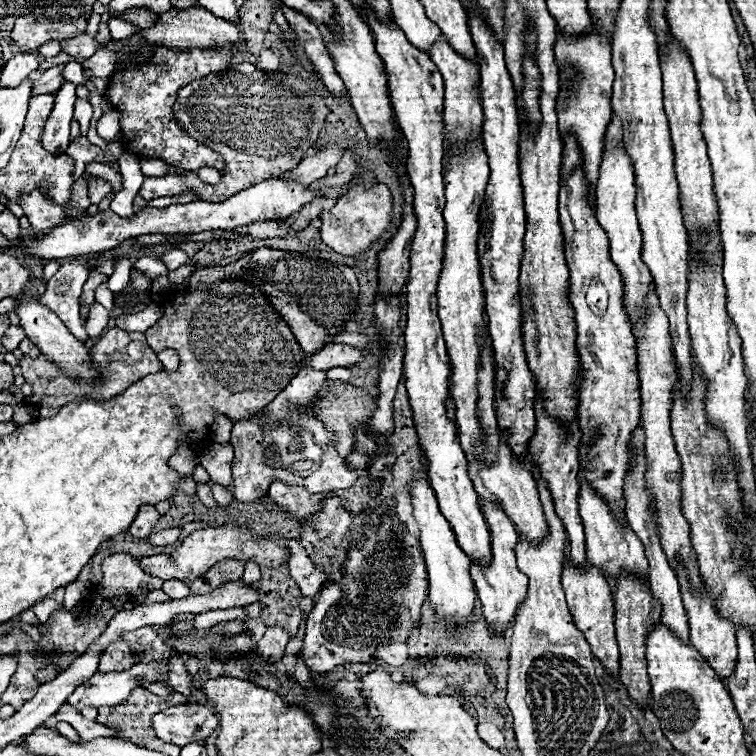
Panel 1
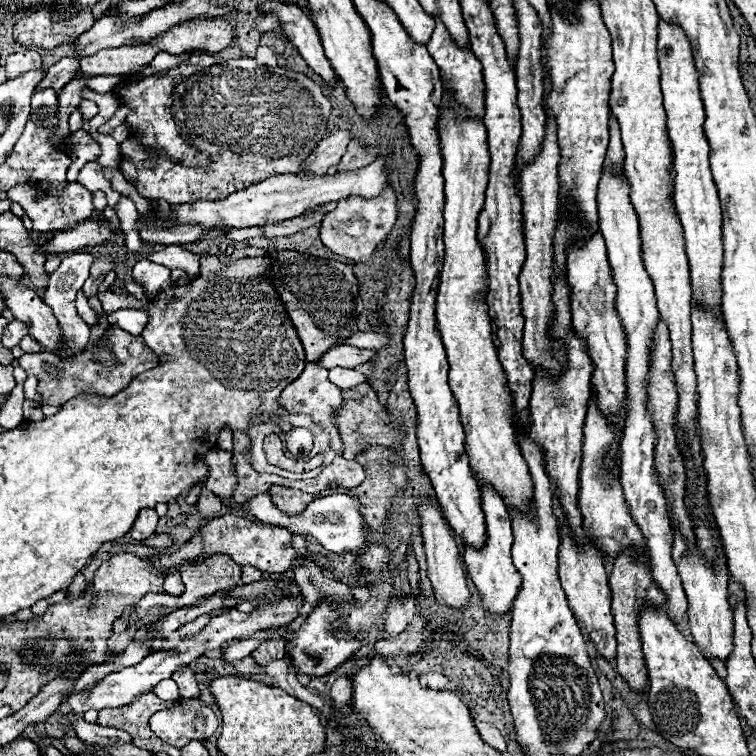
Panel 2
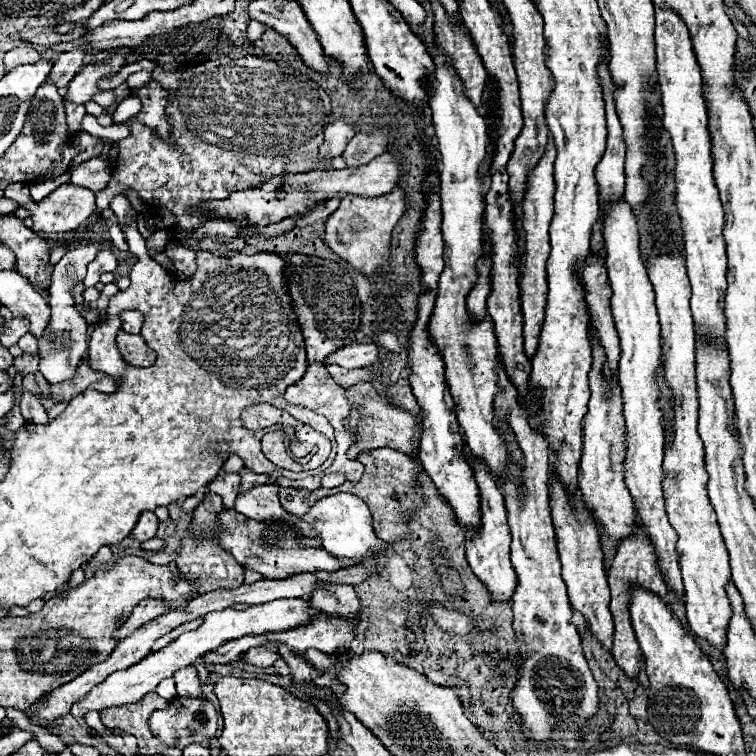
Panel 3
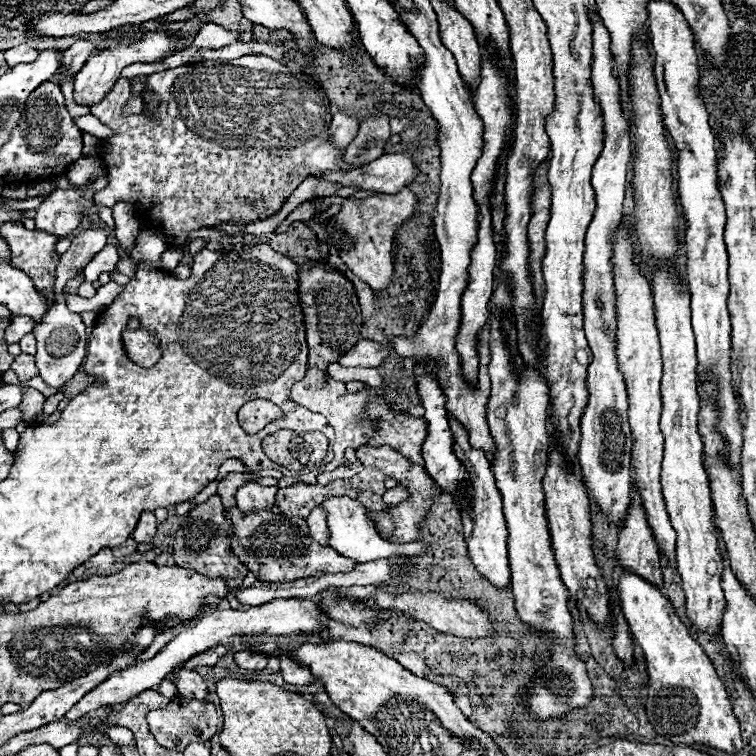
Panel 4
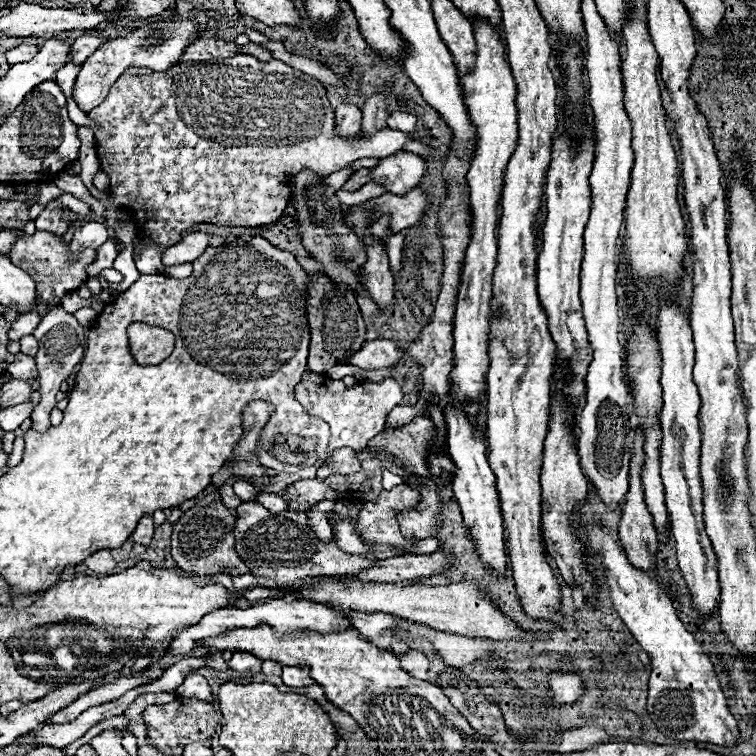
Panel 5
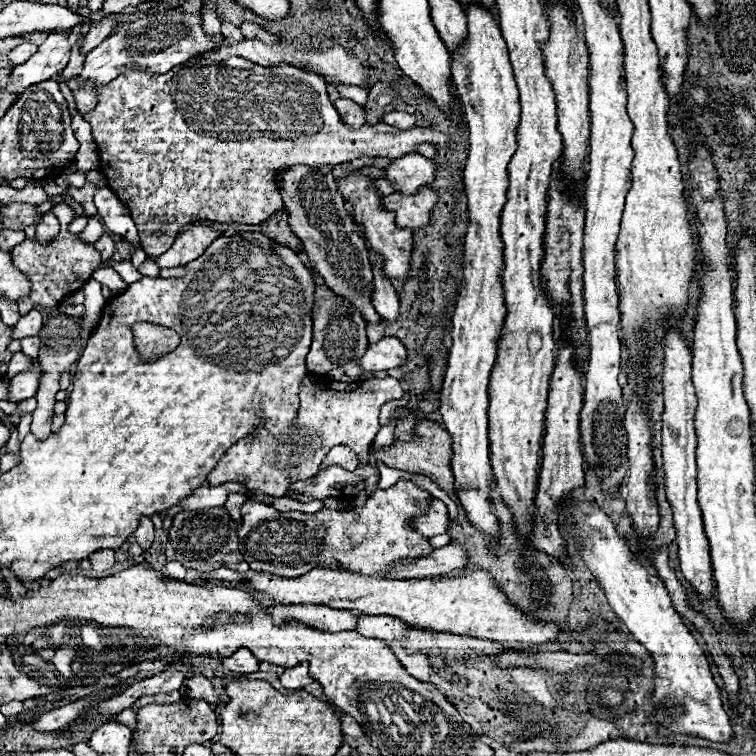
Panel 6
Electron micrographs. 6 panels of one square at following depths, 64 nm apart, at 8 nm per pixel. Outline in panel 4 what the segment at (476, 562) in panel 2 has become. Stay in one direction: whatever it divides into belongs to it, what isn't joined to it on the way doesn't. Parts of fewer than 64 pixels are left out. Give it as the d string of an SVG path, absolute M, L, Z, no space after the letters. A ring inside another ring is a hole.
M450 416L450 426L454 432L454 452L460 458L460 462L466 466L470 474L470 490L472 490L472 502L466 512L462 512L464 520L464 534L466 534L466 546L468 546L468 556L476 570L490 580L496 588L508 588L510 586L510 562L508 562L508 528L506 520L502 514L502 496L494 484L494 474L488 458L484 456L482 450L476 450L468 444L468 434L462 428L462 424Z

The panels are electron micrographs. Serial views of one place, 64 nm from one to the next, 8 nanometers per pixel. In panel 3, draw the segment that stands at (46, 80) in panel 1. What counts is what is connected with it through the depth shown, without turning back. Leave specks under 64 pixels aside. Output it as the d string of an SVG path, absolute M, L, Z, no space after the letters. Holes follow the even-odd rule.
M76 48L74 52L64 52L58 56L58 60L54 62L54 68L48 76L48 84L54 84L58 90L64 90L68 86L68 82L78 74L78 70L82 68L86 58L86 48Z

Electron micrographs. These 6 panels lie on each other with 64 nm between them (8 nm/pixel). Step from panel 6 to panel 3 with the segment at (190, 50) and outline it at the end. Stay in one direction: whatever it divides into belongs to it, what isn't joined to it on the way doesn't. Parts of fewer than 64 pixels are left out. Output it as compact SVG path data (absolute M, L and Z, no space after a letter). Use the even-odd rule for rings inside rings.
M114 56L104 64L96 64L96 66L86 66L82 72L78 72L74 76L74 80L68 84L64 100L70 100L74 104L86 104L92 100L92 96L98 92L98 80L104 76L112 76L116 74L122 66L124 66L124 58L122 56Z

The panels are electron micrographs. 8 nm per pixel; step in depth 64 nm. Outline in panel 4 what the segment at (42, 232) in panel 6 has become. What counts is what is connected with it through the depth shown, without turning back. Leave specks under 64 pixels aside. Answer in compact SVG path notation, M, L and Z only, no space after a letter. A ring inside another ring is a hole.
M56 188L40 206L36 206L36 230L44 230L54 236L66 236L80 226L84 210L92 206L92 188Z

